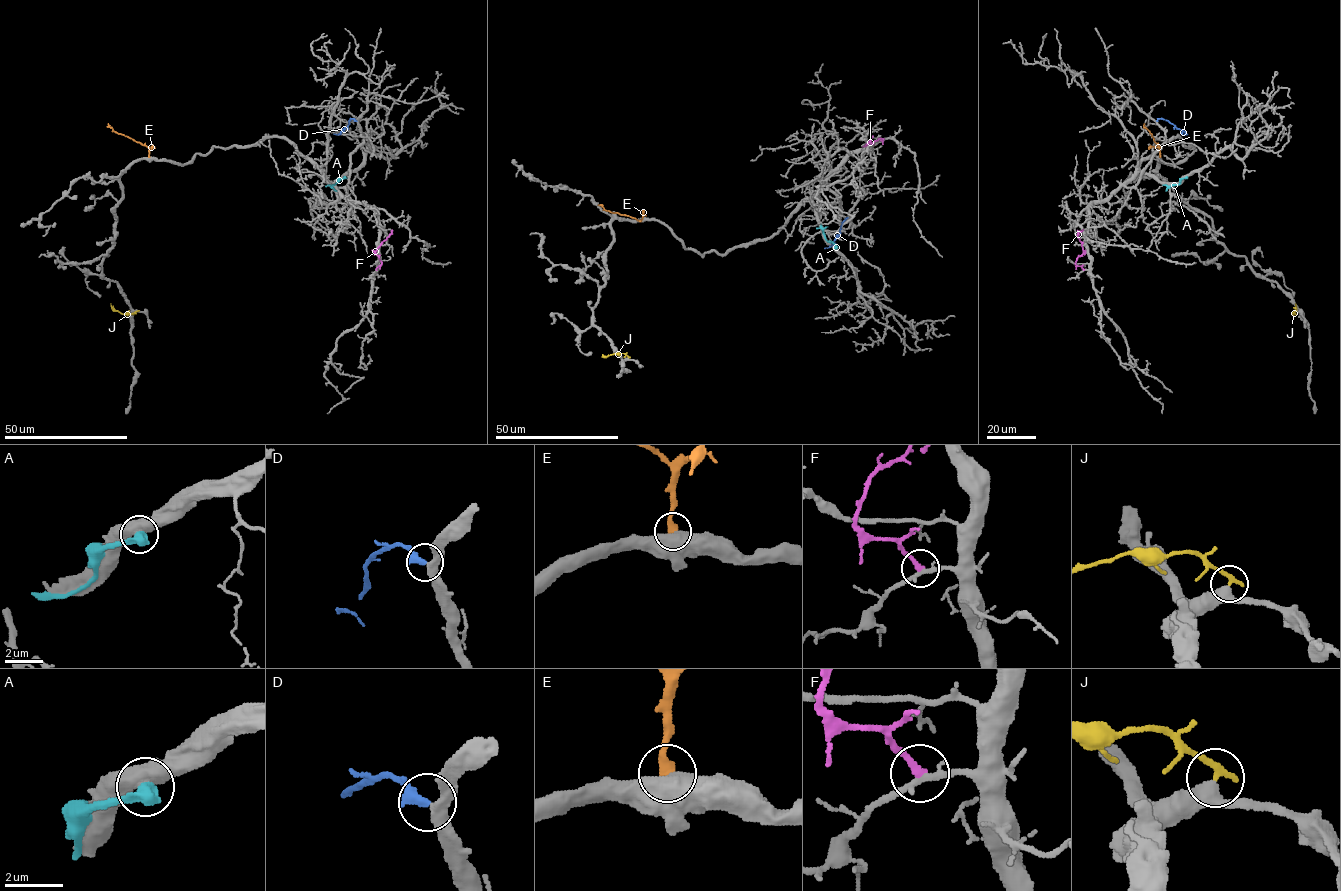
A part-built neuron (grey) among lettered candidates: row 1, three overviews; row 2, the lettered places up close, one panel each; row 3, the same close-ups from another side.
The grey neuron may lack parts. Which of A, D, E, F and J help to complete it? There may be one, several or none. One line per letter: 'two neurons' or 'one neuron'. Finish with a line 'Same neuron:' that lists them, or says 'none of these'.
A: two neurons
D: one neuron
E: two neurons
F: two neurons
J: two neurons
Same neuron: D

